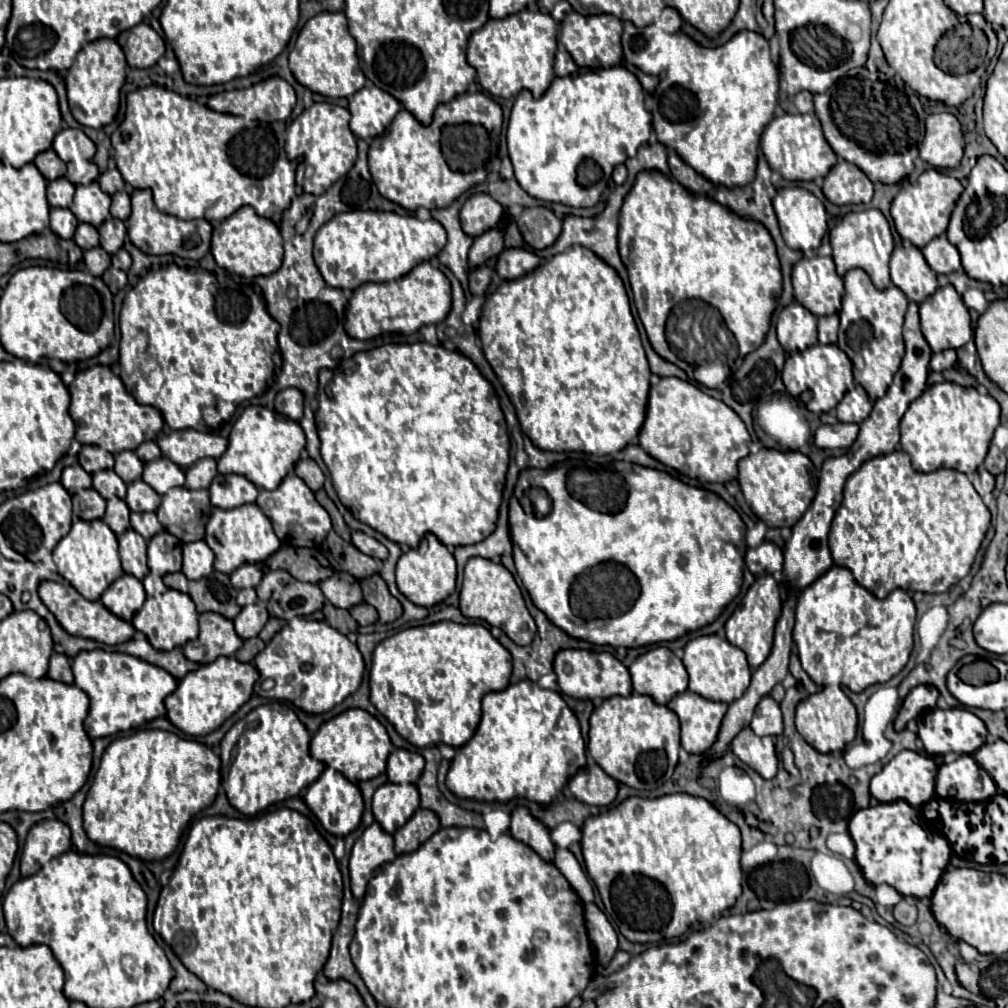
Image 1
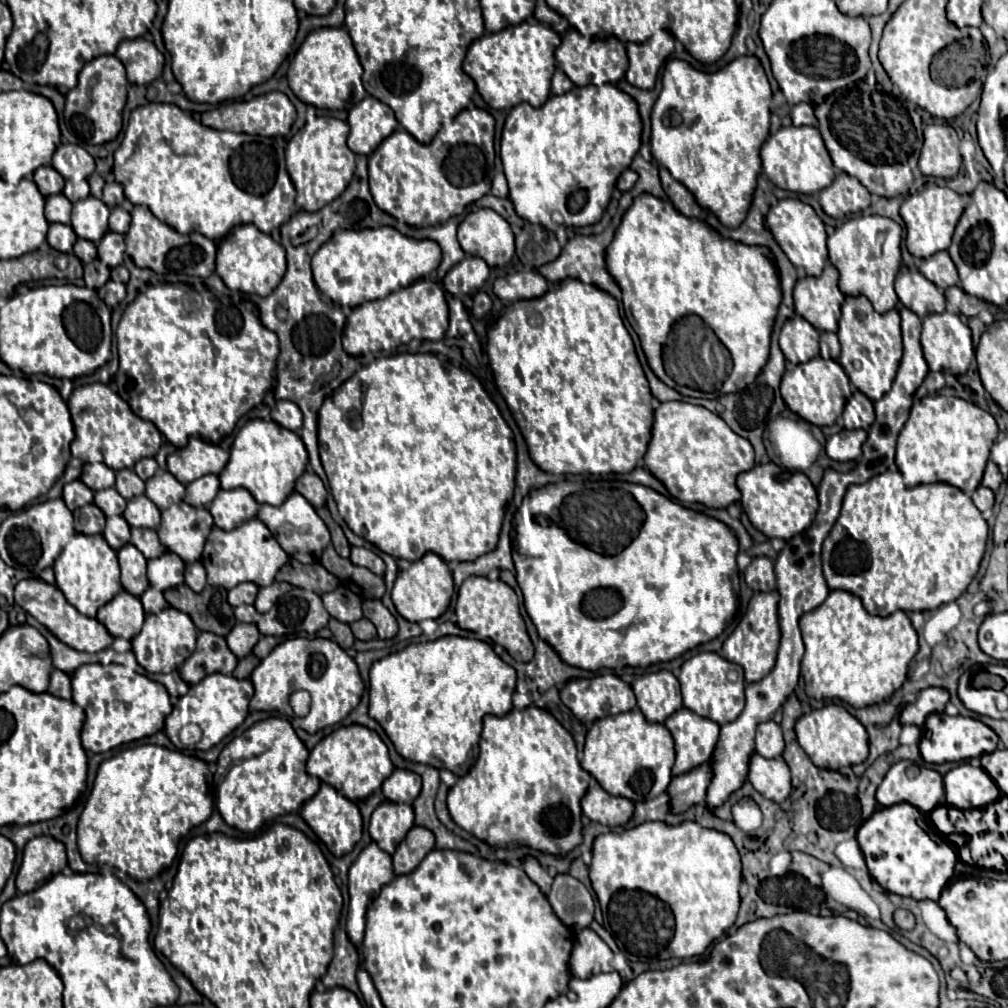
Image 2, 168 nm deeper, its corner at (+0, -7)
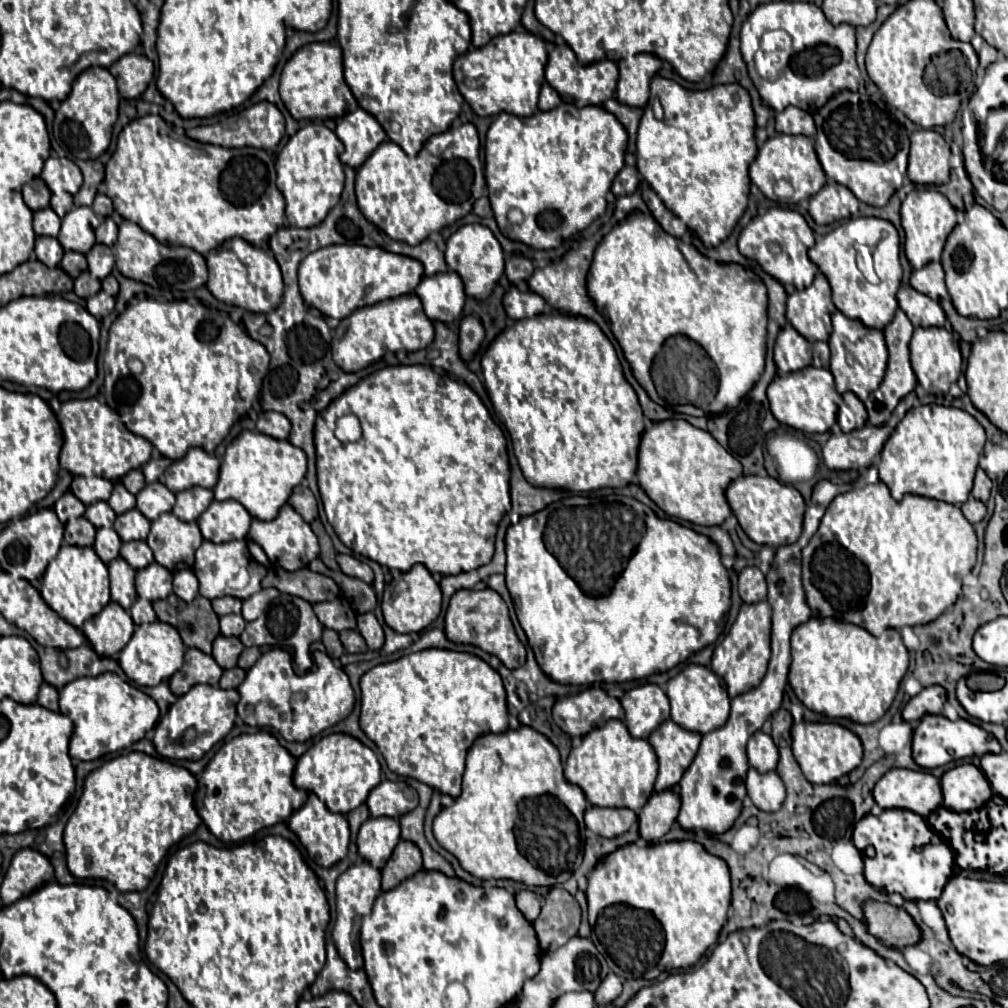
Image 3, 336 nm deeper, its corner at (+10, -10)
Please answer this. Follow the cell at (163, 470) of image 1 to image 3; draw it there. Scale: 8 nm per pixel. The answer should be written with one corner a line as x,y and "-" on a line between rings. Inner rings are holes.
154,481
154,483
148,483
138,495
138,505
136,509
148,519
148,521
154,521
158,519
162,513
170,511
176,503
176,497
174,493
160,481

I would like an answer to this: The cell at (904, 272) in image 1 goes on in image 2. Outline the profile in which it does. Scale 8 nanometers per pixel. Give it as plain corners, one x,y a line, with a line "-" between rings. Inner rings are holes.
904,268
896,278
896,292
902,306
910,308
920,318
946,310
946,300
942,290
938,290
936,284
926,280
918,270
912,272

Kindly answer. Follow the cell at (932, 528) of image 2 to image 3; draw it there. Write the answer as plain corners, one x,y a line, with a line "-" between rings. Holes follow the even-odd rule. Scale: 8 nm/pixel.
878,481
874,485
864,485
860,489
852,489
848,493
838,495
826,509
822,521
820,521
820,529
816,531
816,535
810,539
810,543
802,549
802,583
806,587
806,595
808,595
808,603
810,609
816,611
822,617
836,617
842,619
846,623
854,623
858,627
864,627
866,631
870,631
872,635
880,635
884,629
894,627
900,629
904,625
926,625
930,621
934,621
942,611
946,611
950,605
954,605
954,601
960,595
962,589
962,579
972,571
974,563
977,560
978,540
972,523
962,515
960,507
946,503
946,501
936,501
930,497
922,497
922,495
906,495
900,503
892,499
890,489
886,483

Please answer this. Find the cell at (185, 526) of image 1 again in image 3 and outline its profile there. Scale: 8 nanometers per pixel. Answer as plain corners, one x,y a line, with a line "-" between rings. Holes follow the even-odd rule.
162,513
156,521
152,521
146,541
154,553
154,559
176,573
182,569
192,569
194,551
200,547
202,539
204,537
198,523
182,521
174,513

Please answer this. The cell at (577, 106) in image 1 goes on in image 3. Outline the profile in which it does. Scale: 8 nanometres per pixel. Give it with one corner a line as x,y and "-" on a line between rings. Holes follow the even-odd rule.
560,103
550,111
536,111
530,117
500,113
488,129
484,143
484,163
488,197
492,209
496,207
496,221
500,231
514,241
522,241
534,249
554,249
572,233
586,229
596,217
606,211
606,193
618,171
624,167
624,153
628,145
626,127
602,105
576,107
574,103
-
510,209
520,209
524,221
514,225
508,221

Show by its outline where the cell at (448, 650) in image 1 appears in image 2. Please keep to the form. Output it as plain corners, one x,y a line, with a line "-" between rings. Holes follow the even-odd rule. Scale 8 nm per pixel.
442,636
424,644
410,644
404,650
390,654
370,668
370,716
384,728
396,752
418,764
450,770
456,776
466,776
476,764
482,718
486,714
504,716
512,710
512,694
516,688
516,670
496,656
490,644
476,638

